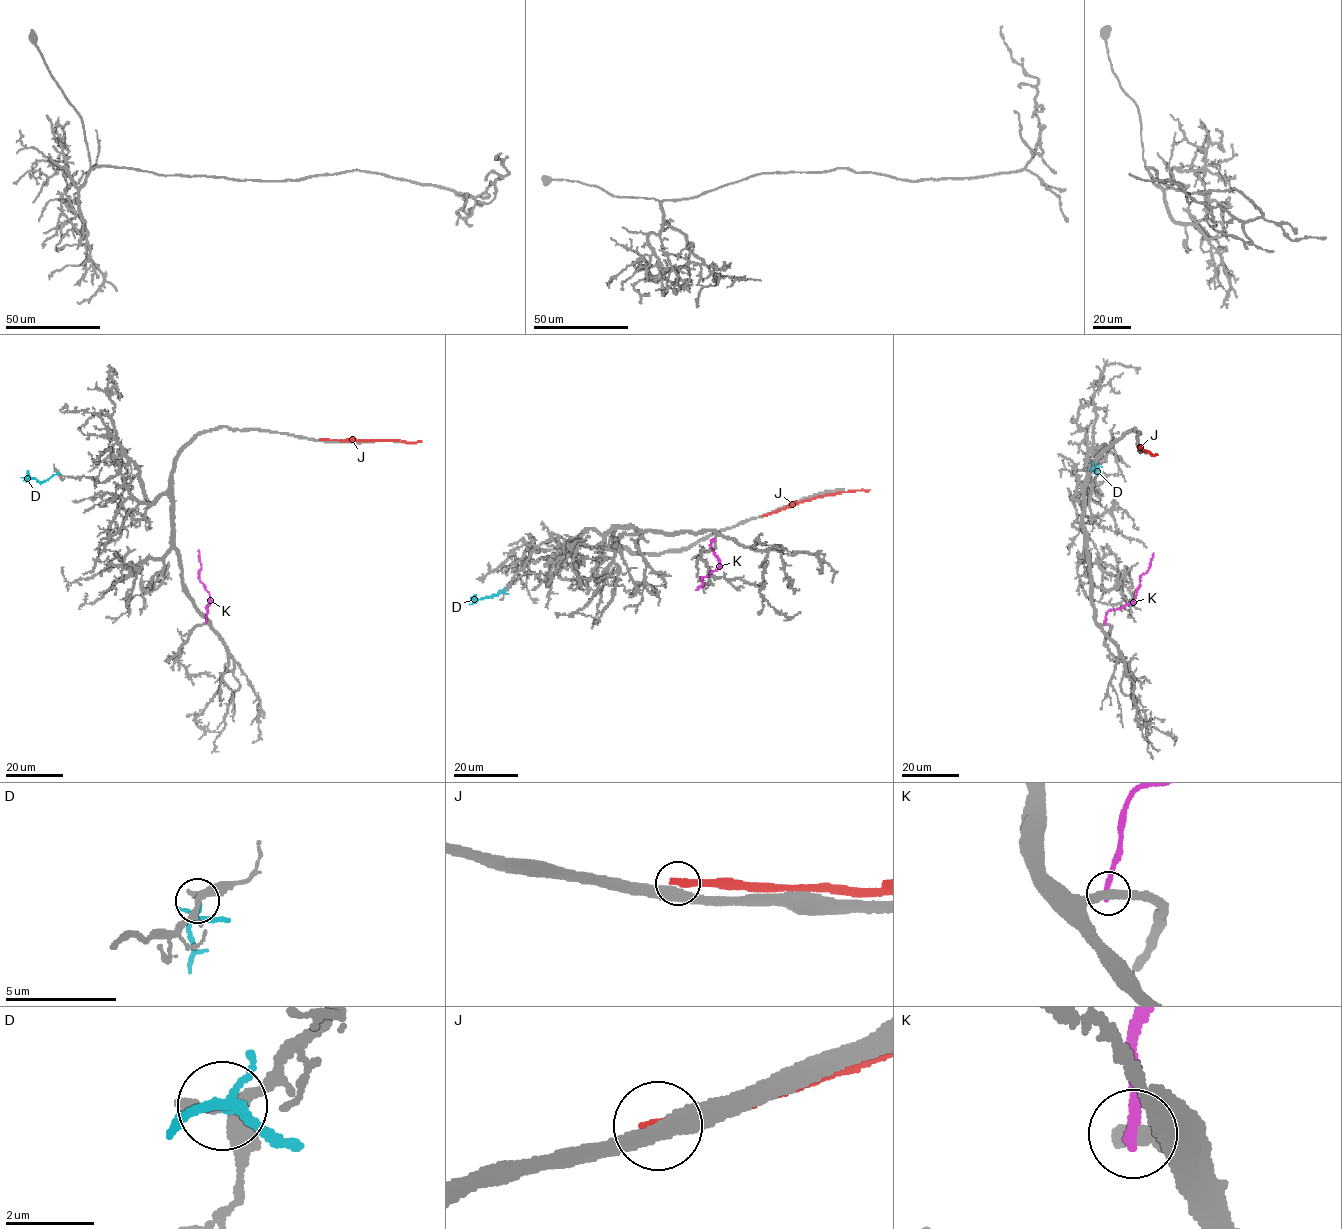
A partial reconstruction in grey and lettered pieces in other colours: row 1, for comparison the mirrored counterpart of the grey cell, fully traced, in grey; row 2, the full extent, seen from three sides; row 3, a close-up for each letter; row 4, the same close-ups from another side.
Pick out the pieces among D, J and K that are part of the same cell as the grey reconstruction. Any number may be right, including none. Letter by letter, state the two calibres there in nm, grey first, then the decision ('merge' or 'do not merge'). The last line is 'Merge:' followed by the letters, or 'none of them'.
D: 320/100 nm | do not merge
J: 400/340 nm | do not merge
K: 320/280 nm | do not merge
Merge: none of them

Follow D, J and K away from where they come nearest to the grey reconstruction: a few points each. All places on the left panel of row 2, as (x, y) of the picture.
D: (56, 472), (41, 482), (34, 478), (23, 480)
J: (320, 439), (421, 441)
K: (206, 622), (206, 608), (211, 600), (198, 576), (201, 566), (199, 550)

